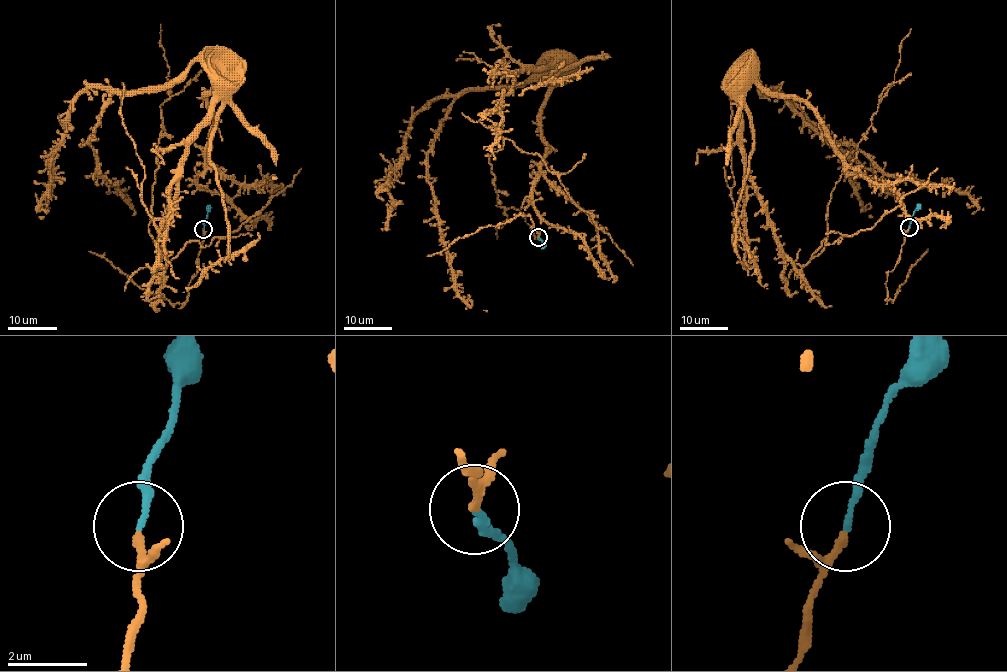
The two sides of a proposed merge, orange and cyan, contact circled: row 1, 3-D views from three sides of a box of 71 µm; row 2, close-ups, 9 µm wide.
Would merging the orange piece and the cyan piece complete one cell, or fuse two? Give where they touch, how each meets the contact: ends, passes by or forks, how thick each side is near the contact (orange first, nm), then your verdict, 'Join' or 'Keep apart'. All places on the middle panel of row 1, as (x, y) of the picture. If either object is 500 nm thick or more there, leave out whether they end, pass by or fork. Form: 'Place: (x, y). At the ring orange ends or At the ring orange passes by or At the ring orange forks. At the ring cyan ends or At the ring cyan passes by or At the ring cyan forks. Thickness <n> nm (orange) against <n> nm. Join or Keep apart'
Place: (538, 237). At the ring orange passes by. At the ring cyan ends. Thickness 140 nm (orange) against 150 nm. Join

